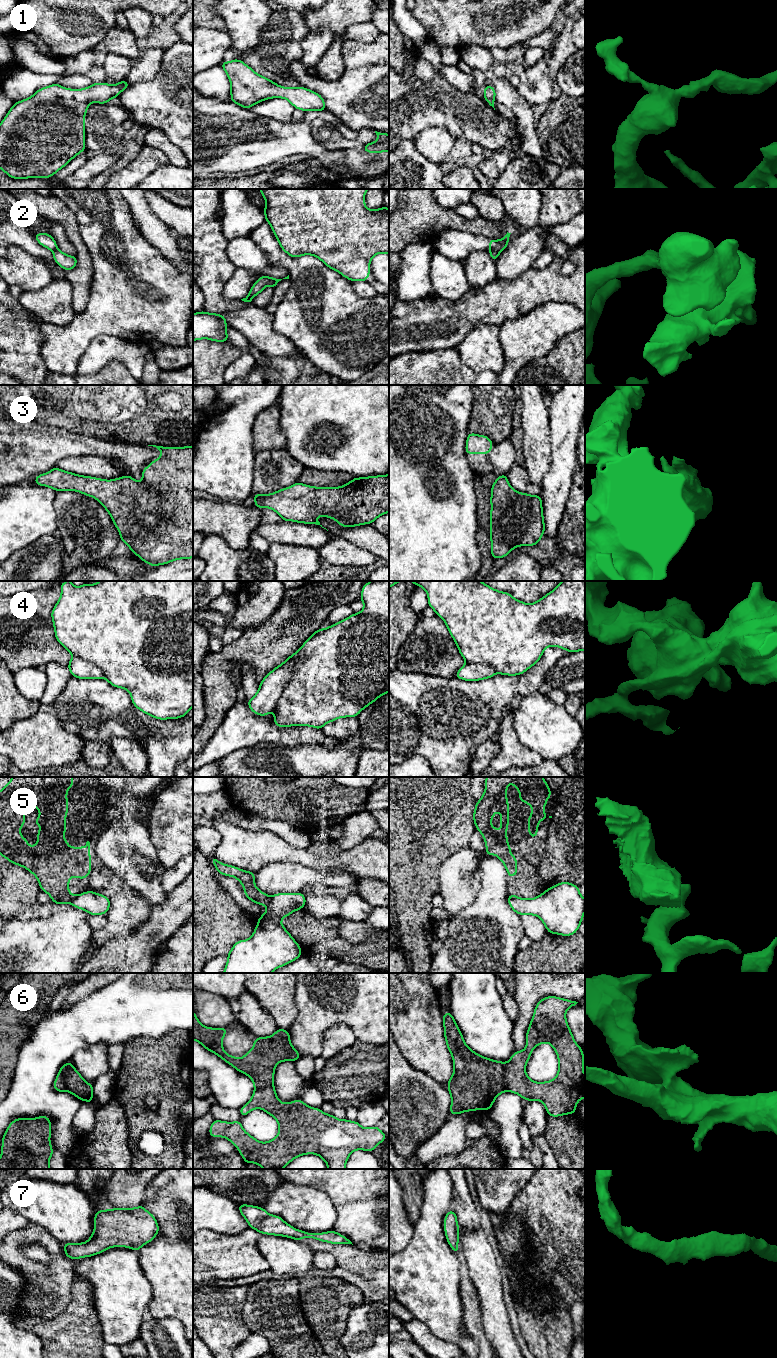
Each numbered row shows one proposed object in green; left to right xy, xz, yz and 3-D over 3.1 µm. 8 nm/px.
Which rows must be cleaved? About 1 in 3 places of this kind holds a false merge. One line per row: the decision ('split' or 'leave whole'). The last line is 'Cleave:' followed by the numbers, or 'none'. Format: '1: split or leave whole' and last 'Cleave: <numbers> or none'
1: leave whole
2: split
3: leave whole
4: leave whole
5: split
6: split
7: leave whole
Cleave: 2, 5, 6

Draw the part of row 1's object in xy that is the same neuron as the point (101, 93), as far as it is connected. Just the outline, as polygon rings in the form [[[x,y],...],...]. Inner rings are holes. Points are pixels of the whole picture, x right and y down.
[[[126,80],[114,85],[106,82],[93,83],[83,89],[69,89],[55,83],[40,88],[29,98],[14,103],[0,123],[0,169],[13,179],[51,178],[86,150],[84,120],[90,103],[106,104],[129,86]]]

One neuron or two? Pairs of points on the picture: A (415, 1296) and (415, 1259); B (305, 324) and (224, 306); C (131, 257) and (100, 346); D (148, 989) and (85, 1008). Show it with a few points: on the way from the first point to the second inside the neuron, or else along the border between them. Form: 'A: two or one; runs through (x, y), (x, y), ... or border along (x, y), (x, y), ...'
A: one; runs through (415, 1287), (415, 1268)
B: two; border along (272, 314), (272, 328), (278, 334), (286, 337)
C: two; border along (127, 340), (121, 337), (99, 334), (86, 349)
D: one; runs through (132, 1005), (127, 1008), (101, 1008)

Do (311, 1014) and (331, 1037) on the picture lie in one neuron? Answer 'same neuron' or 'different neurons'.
different neurons

